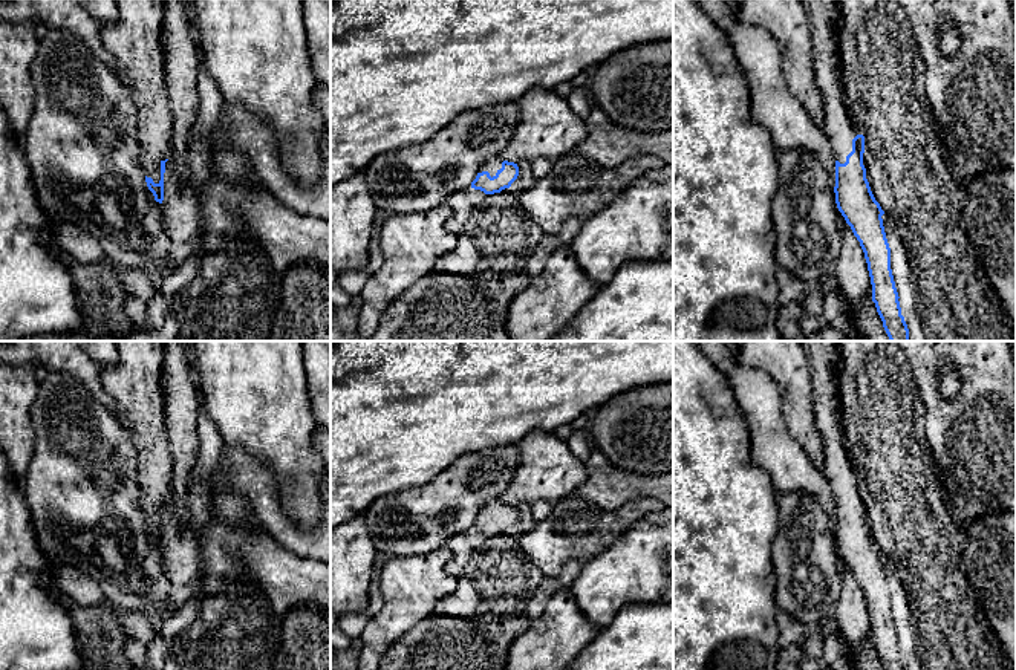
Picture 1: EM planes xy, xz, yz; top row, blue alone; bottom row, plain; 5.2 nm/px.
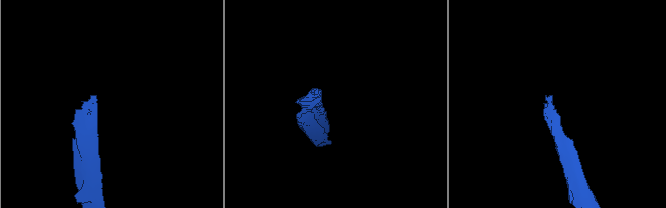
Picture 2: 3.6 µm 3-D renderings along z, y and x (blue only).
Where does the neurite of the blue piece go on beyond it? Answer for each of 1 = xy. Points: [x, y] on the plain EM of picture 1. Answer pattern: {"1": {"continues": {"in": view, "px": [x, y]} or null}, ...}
{"1": {"continues": {"in": "xy", "px": [136, 386]}}}

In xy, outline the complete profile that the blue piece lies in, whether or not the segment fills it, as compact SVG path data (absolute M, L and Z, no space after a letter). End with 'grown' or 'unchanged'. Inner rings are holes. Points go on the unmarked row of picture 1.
M113 341L118 363L113 367L99 367L103 389L113 398L118 410L115 418L127 430L135 444L139 465L141 503L145 511L145 525L155 543L164 543L165 505L177 496L173 486L173 457L168 444L165 421L165 398L162 364L167 341Z; grown

